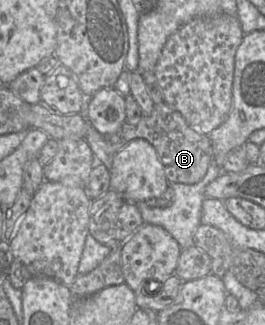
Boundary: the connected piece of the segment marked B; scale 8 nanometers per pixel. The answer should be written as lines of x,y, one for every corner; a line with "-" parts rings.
164,102
154,104
152,112
147,116
141,116
137,124
124,122
114,133
103,136
113,153
118,152
134,139
147,140
155,148
169,183
195,184
203,179
213,162
208,135
188,125
180,112

